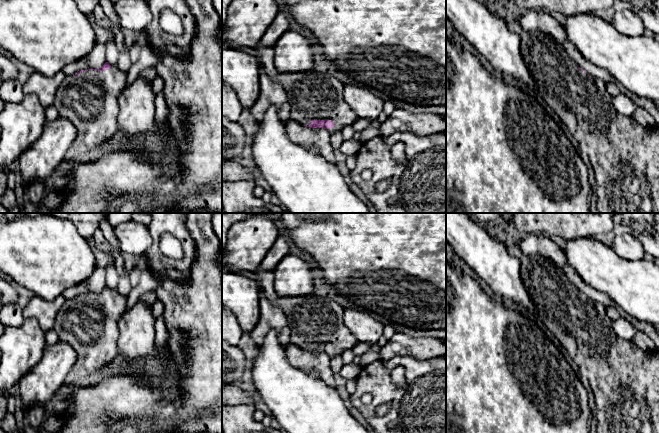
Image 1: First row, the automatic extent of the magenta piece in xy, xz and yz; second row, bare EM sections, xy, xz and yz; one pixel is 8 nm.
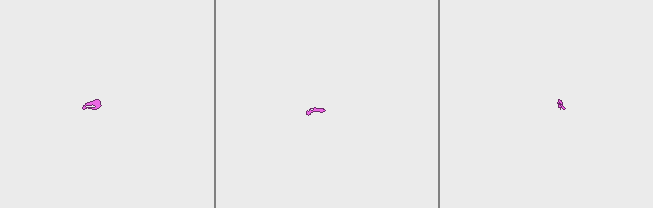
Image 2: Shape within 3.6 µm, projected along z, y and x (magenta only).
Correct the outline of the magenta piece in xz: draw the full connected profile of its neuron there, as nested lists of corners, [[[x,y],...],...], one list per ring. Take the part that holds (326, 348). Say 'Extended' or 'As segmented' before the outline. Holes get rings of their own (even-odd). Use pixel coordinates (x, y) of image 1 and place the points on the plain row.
Extended. [[[261,266],[253,272],[253,277],[261,282],[265,296],[271,304],[285,313],[291,329],[292,344],[306,351],[327,353],[333,358],[336,355],[342,355],[345,350],[353,349],[358,343],[356,337],[344,324],[343,307],[334,300],[313,293],[282,297],[275,292],[273,286],[274,272],[265,271]]]

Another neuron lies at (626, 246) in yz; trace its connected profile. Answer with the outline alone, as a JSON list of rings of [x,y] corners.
[[[630,234],[615,235],[610,246],[623,259],[633,261],[647,257],[641,243]]]

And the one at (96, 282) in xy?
[[[97,266],[86,281],[66,289],[62,295],[69,302],[81,294],[100,293],[105,287],[106,269]]]

